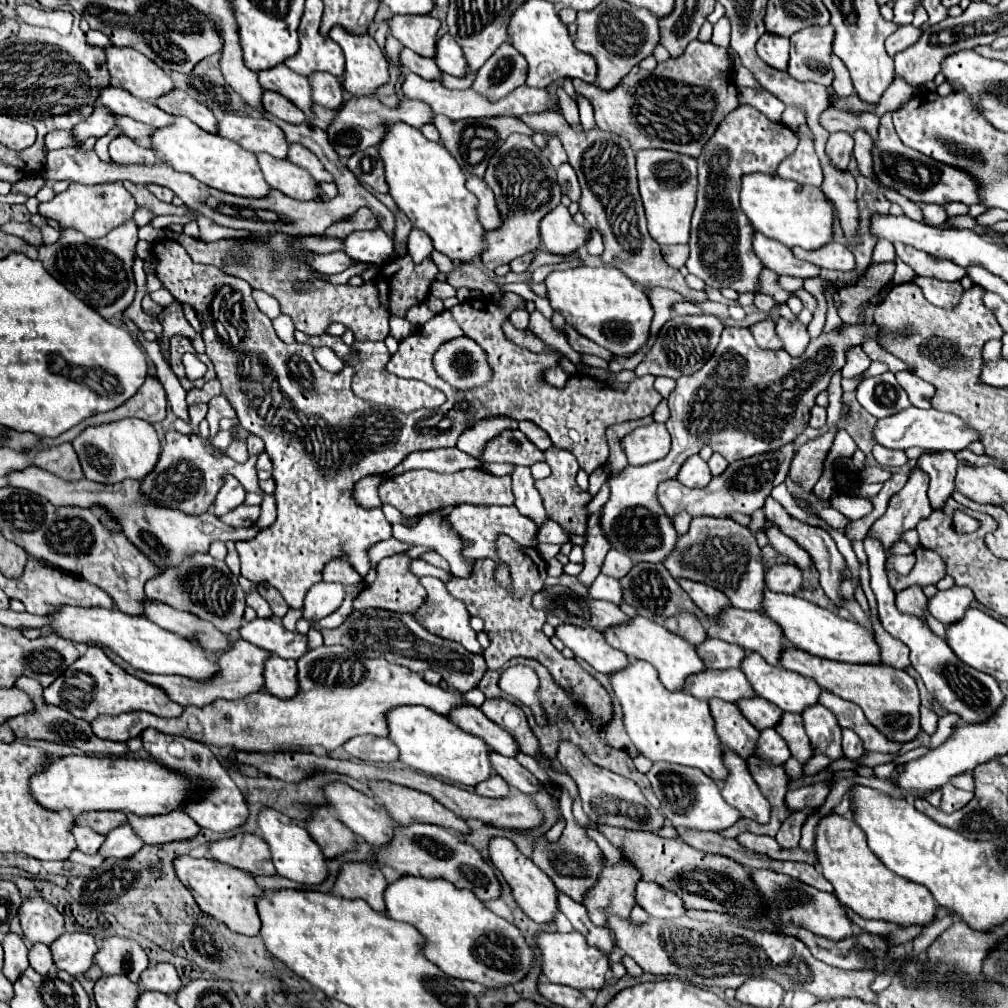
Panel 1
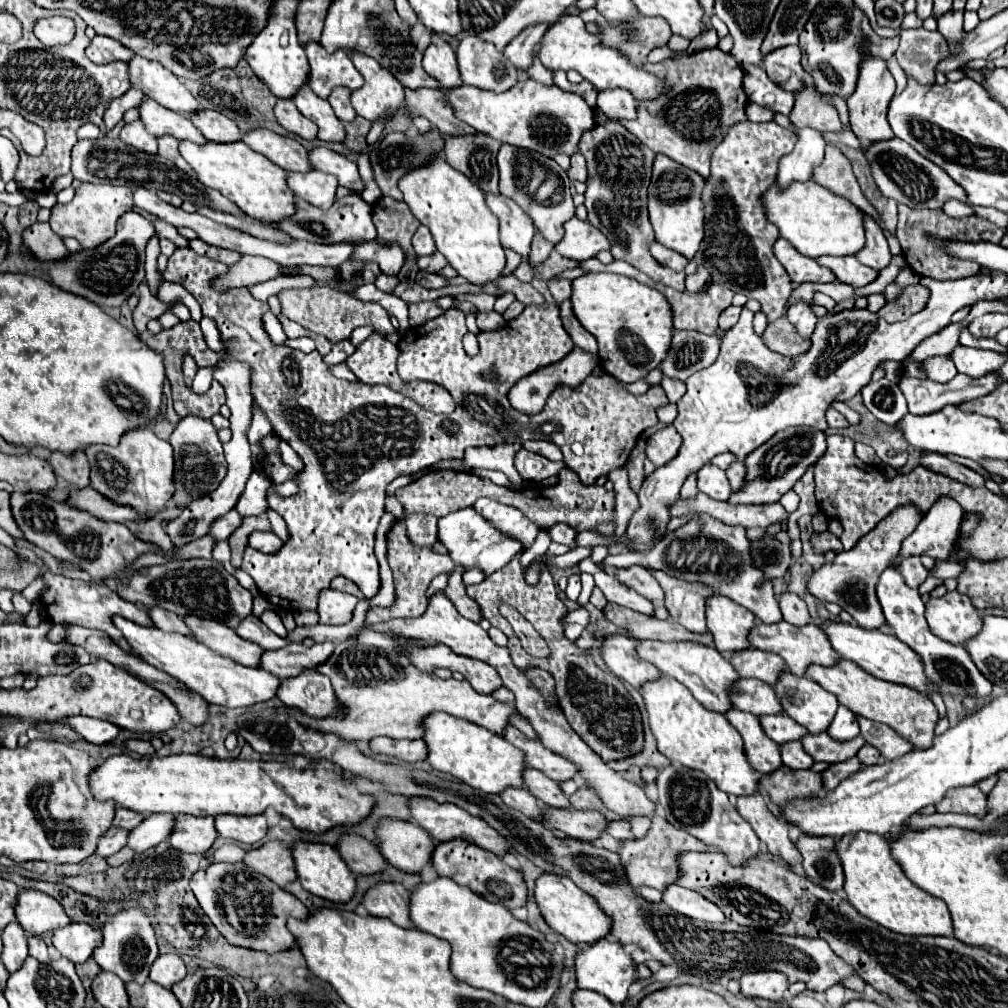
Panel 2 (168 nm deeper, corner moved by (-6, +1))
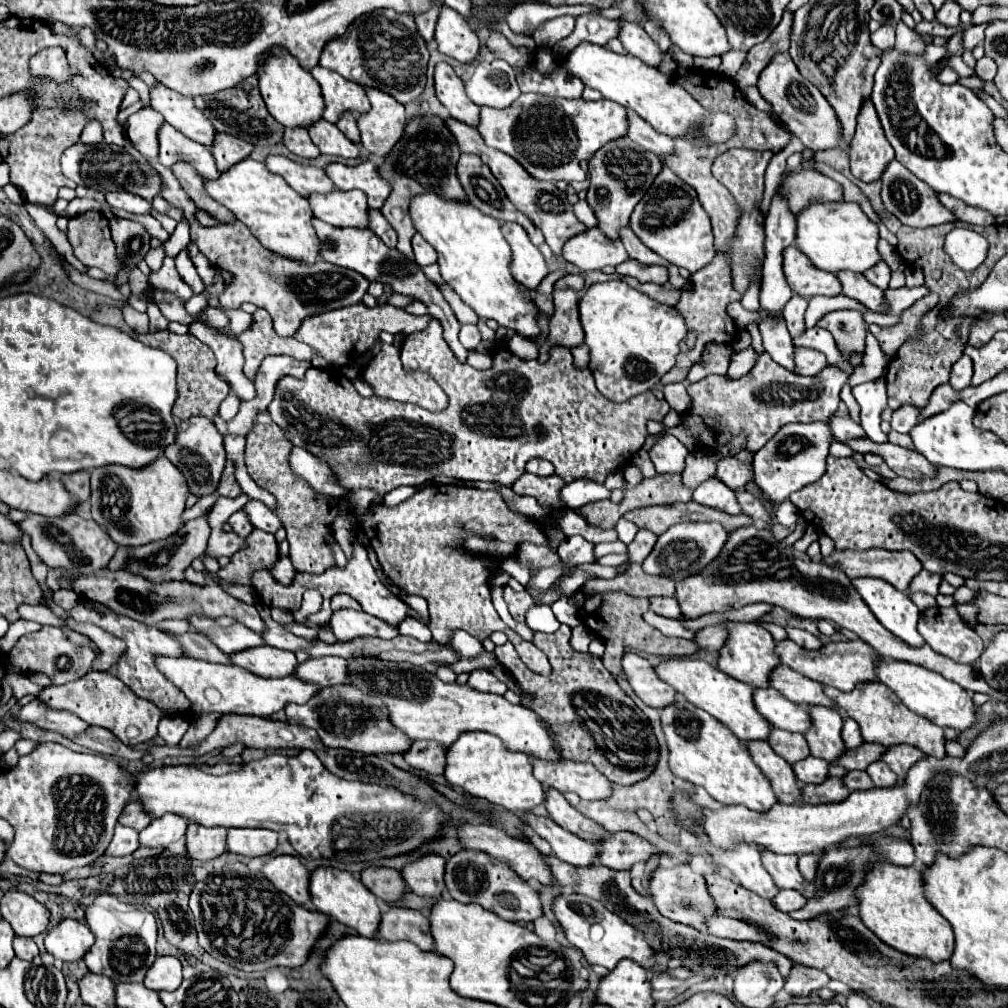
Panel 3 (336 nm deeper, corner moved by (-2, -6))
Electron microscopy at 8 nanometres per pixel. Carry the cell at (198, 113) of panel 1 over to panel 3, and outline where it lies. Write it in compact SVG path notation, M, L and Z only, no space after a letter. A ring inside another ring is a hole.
M216 133L214 141L210 145L210 151L214 153L216 167L220 171L226 171L226 169L230 169L230 165L234 165L234 163L242 161L242 157L250 155L252 145L242 141L240 137L234 137L228 133Z

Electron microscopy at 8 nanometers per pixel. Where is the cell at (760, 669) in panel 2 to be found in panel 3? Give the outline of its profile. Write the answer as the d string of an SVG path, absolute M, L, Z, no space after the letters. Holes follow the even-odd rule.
M776 665L772 673L768 675L770 687L774 687L778 693L782 693L786 699L800 703L800 705L826 705L834 707L836 705L824 695L822 685L802 677L800 673L792 671L788 665Z

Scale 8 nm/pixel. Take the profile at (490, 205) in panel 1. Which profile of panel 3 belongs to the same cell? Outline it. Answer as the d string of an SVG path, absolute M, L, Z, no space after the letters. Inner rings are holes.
M512 221L502 223L502 235L512 249L510 271L514 279L526 285L528 289L536 289L538 283L548 275L542 253L532 245L528 233L518 223Z

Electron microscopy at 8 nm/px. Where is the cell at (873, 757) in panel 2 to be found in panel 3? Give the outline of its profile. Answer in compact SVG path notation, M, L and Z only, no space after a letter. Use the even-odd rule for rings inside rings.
M874 761L868 765L866 773L870 775L870 779L874 781L876 787L882 787L882 785L894 785L896 781L896 775L882 763L882 761Z

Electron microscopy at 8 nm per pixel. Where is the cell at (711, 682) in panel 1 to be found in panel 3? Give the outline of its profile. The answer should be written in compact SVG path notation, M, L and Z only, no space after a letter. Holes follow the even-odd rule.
M772 687L768 689L754 689L754 705L762 717L776 729L804 733L810 727L810 715L802 705L796 705L782 697Z

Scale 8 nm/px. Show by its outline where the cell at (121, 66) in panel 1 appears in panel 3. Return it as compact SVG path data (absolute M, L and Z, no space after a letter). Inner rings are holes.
M156 83L154 87L150 87L150 101L150 107L162 113L162 117L180 133L202 145L212 145L216 131L204 117L204 113L196 109L190 97L184 97L178 91Z

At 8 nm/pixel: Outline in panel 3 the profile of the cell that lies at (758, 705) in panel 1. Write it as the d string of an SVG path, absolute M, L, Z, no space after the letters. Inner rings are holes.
M772 729L768 735L768 743L788 763L800 761L802 757L810 755L806 739L802 733L786 733L782 729Z

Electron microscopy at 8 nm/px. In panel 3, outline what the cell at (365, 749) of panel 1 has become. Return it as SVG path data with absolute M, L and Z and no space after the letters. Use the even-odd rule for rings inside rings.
M414 741L412 747L406 753L402 753L402 757L414 769L426 771L430 775L442 775L444 753L446 747L438 745L436 741Z

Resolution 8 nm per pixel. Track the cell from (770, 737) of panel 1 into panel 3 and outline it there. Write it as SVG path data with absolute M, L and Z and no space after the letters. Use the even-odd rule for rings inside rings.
M808 755L802 761L792 763L792 771L794 771L796 779L802 785L806 785L806 783L818 783L818 781L826 779L828 777L828 767L830 765L826 761L818 759L818 757L812 757L812 755Z

